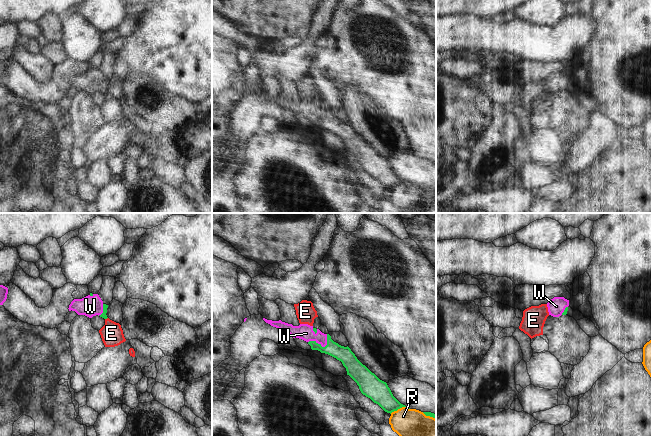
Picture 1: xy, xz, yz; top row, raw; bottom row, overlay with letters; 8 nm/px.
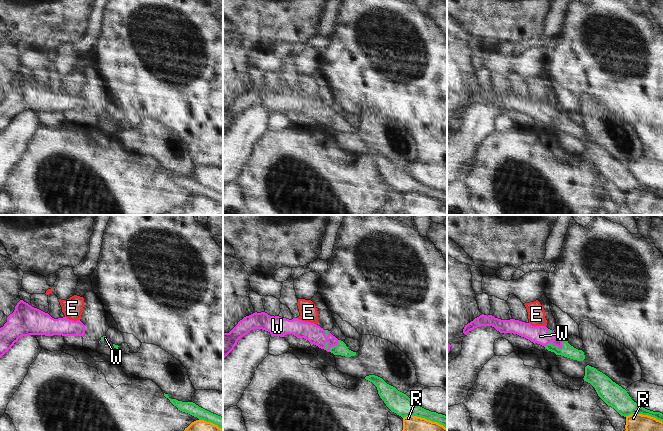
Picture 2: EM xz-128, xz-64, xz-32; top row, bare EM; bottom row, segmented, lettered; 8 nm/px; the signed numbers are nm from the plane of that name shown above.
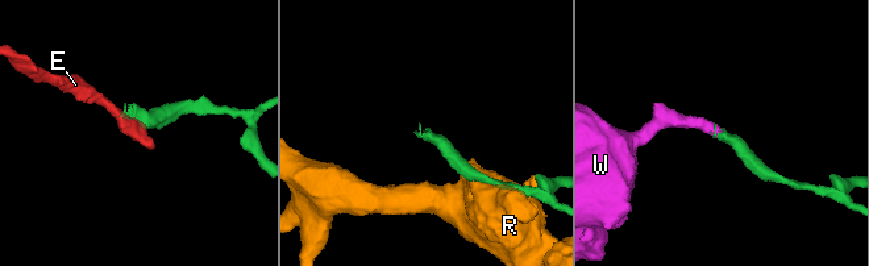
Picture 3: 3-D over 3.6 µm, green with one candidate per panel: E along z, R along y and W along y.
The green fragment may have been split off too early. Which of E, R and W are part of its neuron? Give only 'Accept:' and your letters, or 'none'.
Accept: W

